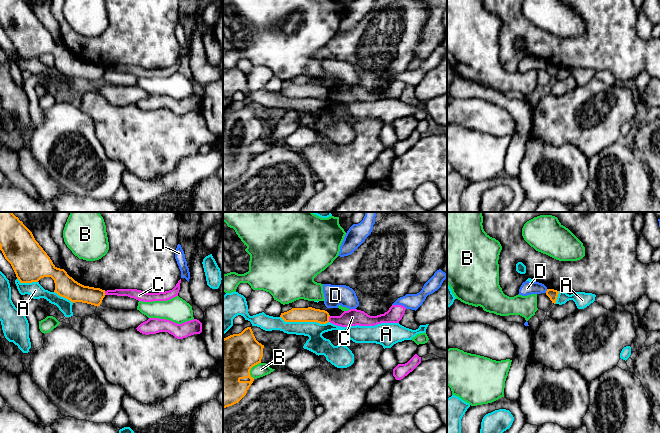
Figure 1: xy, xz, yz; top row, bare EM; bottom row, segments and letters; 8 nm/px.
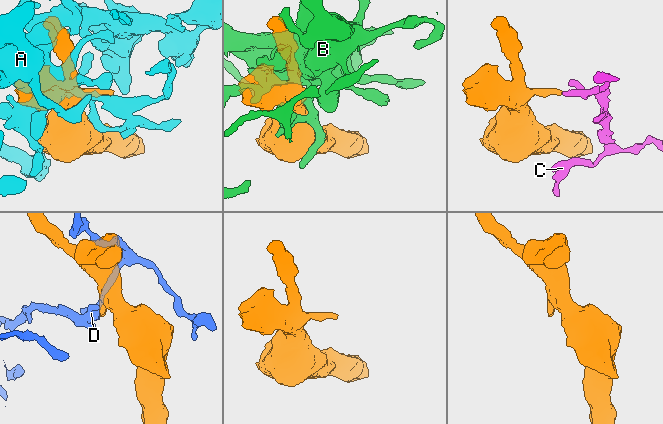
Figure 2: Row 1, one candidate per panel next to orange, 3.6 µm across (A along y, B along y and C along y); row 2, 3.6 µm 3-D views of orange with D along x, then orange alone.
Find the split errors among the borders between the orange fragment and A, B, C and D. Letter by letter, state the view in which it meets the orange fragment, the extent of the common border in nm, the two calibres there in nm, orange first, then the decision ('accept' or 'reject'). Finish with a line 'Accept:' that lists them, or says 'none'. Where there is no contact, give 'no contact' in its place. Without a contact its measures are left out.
A: xz | 400 nm | 120/150 nm | reject
B: xz | 150 nm | 380/110 nm | reject
C: xz | 50 nm | 120/140 nm | reject
D: yz | 40 nm | 80/110 nm | reject
Accept: none

